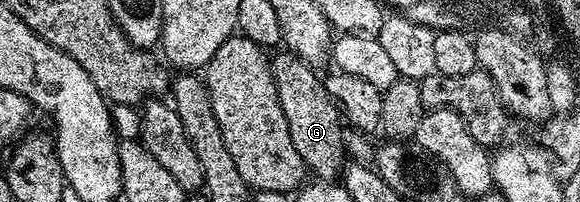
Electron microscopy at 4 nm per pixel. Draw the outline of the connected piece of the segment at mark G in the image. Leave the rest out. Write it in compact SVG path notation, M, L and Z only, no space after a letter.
M277 53L281 55L272 56L271 66L273 68L273 80L277 90L277 100L283 109L283 117L287 117L287 129L291 133L291 142L295 149L299 149L299 157L310 172L317 174L316 178L321 181L333 181L342 174L347 166L347 156L343 143L341 131L343 120L338 112L336 105L331 101L327 93L322 76L316 75L314 68L305 63L299 57L288 53Z

